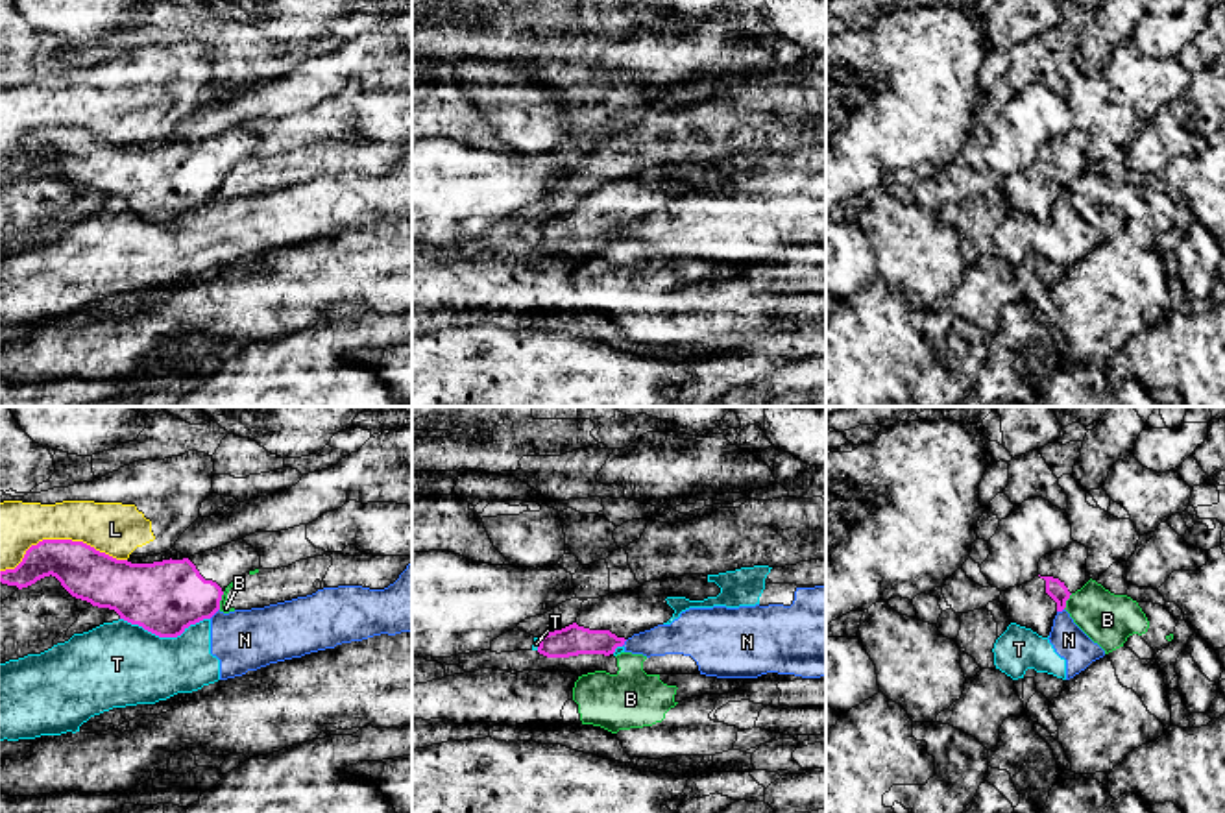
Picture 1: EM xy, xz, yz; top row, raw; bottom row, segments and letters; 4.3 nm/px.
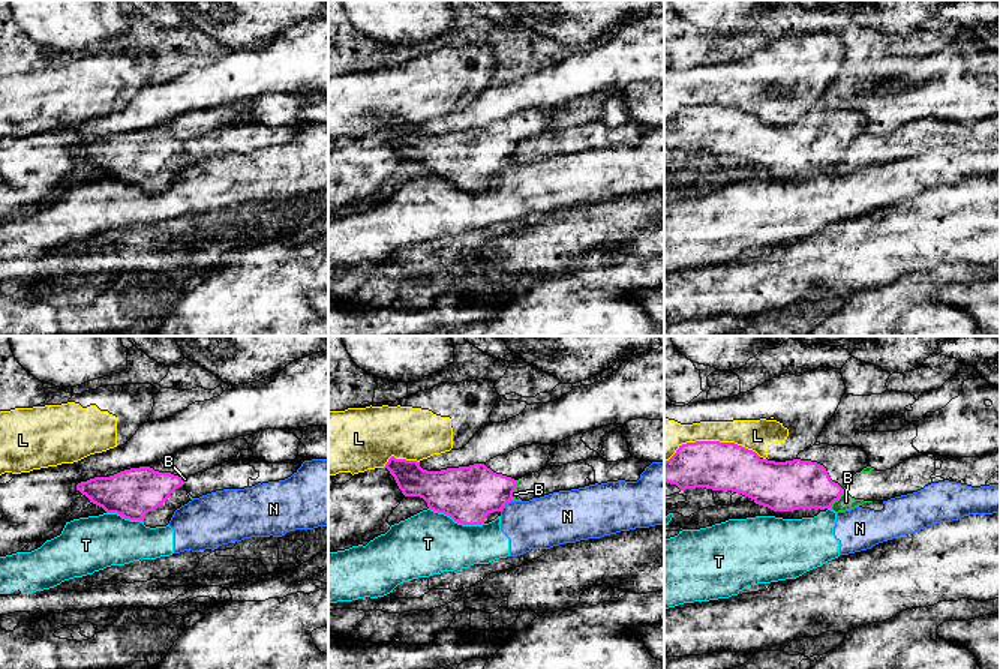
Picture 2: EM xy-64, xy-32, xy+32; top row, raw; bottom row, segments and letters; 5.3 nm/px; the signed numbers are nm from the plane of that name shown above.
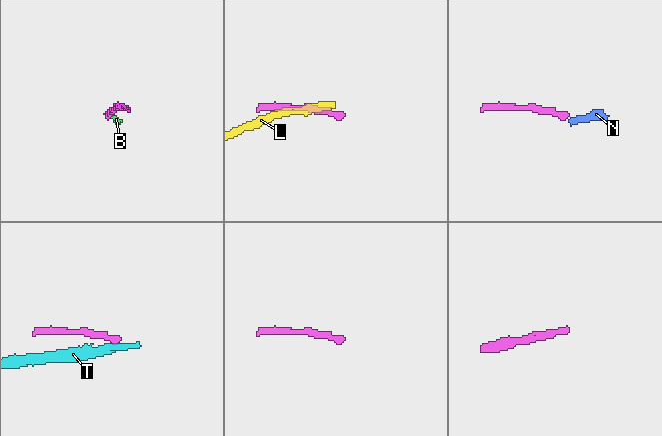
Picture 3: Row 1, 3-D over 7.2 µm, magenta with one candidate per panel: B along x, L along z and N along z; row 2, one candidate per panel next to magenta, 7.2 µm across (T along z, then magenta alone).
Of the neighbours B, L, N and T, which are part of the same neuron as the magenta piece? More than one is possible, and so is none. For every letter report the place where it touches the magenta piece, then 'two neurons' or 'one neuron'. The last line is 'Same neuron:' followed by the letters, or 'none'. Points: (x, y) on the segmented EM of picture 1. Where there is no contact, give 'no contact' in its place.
B: xy (220, 599) | two neurons
L: xy (61, 540) | two neurons
N: xy (213, 614) | two neurons
T: xy (165, 636) | two neurons
Same neuron: none

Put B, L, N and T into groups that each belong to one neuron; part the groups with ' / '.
B / L / N T

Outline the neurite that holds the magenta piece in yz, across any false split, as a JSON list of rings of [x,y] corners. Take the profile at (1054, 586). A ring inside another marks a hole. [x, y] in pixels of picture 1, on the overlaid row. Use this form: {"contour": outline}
{"contour": [[[1077,541],[1042,556],[1031,582],[1001,591],[1000,602],[1009,621],[1048,637],[1070,595],[1090,580],[1086,558],[1088,549]]]}

